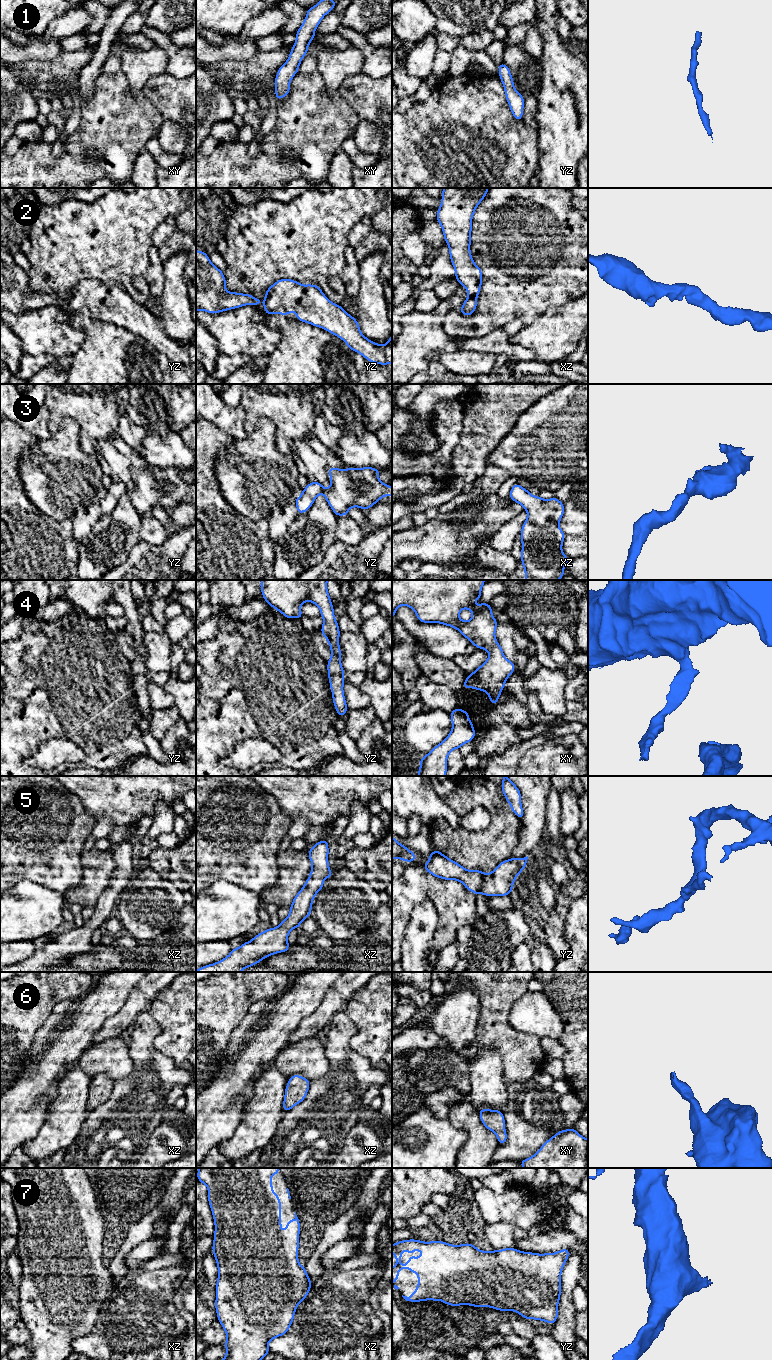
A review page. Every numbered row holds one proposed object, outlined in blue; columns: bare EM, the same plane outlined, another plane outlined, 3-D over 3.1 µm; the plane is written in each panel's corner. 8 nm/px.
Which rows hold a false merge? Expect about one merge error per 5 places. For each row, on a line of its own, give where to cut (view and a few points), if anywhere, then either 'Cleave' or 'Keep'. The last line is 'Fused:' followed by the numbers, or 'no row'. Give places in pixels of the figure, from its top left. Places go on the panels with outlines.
1: No split. Keep
2: No split. Keep
3: No split. Keep
4: No split. Keep
5: No split. Keep
6: No split. Keep
7: No split. Keep
Fused: no row

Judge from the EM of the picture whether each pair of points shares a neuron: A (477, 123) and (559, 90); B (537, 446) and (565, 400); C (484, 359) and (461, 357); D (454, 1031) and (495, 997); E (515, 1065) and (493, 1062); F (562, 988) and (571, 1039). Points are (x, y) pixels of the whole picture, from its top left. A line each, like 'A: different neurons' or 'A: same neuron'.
A: different neurons
B: same neuron
C: same neuron
D: different neurons
E: different neurons
F: same neuron

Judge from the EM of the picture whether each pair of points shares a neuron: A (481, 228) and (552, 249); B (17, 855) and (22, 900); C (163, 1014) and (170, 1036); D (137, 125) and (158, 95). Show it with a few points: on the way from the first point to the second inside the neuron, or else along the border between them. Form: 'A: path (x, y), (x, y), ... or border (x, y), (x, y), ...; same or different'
A: path (499, 246), (502, 249), (534, 249); same
B: border (43, 885), (28, 880), (20, 880), (10, 889); different
C: path (168, 1019), (170, 1021), (170, 1031); same
D: border (142, 91), (165, 119); different

